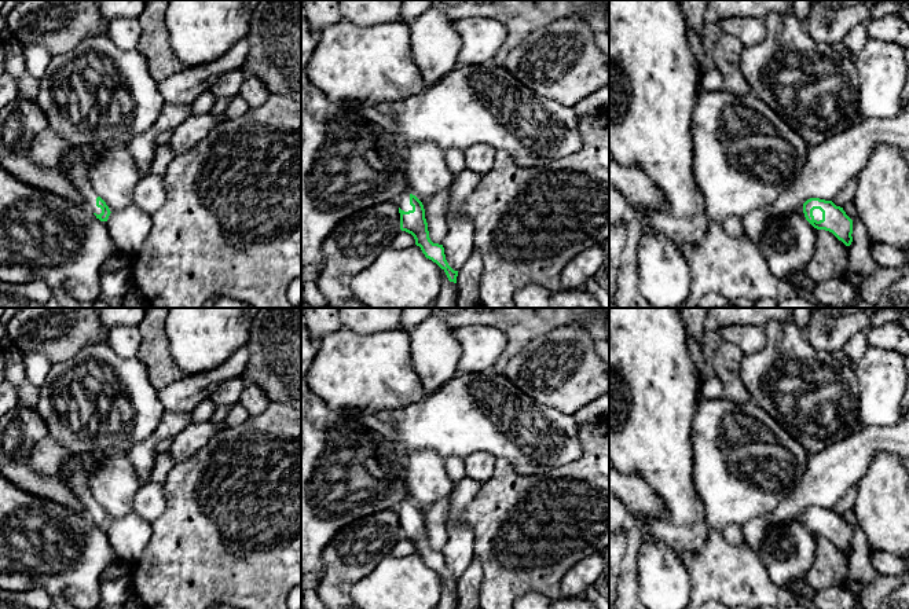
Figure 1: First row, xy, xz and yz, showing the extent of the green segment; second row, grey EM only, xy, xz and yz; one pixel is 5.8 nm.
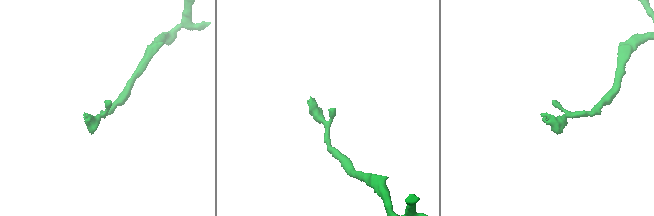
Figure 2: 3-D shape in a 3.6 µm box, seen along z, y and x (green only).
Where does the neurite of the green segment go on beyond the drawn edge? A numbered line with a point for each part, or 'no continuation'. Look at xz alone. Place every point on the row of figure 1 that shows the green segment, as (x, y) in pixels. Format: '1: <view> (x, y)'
1: xz (403, 202)

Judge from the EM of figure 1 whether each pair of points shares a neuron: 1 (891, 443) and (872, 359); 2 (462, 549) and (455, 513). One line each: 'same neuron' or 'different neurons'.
1: different neurons
2: same neuron

